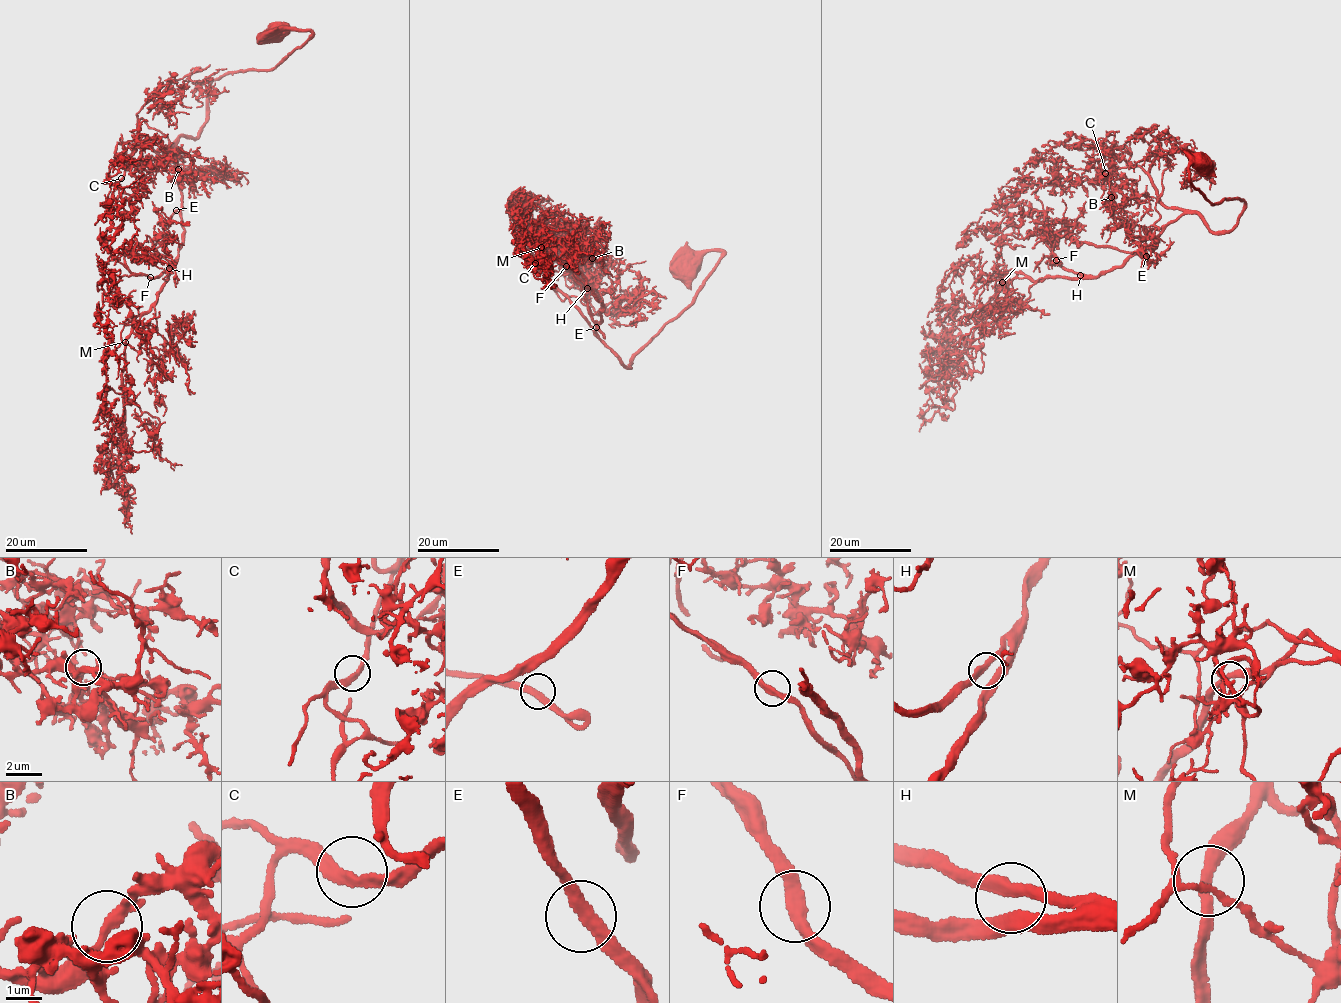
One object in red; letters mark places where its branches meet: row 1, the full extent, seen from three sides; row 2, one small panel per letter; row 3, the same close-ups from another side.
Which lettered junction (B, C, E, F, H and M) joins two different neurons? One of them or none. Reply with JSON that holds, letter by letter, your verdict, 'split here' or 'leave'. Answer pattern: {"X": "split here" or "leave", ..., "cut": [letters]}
{"B": "leave", "C": "leave", "E": "leave", "F": "leave", "H": "leave", "M": "leave", "cut": []}

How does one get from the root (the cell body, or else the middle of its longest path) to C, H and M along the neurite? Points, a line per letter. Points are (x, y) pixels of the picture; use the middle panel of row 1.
C: (692, 270), (707, 252), (723, 252), (697, 296), (631, 358), (631, 369), (608, 348), (587, 318), (536, 263)
H: (692, 270), (707, 252), (723, 252), (697, 296), (631, 358), (631, 369), (595, 332), (603, 303), (587, 288)
M: (692, 270), (707, 252), (723, 252), (631, 369), (595, 332), (603, 303), (583, 273), (541, 247)

